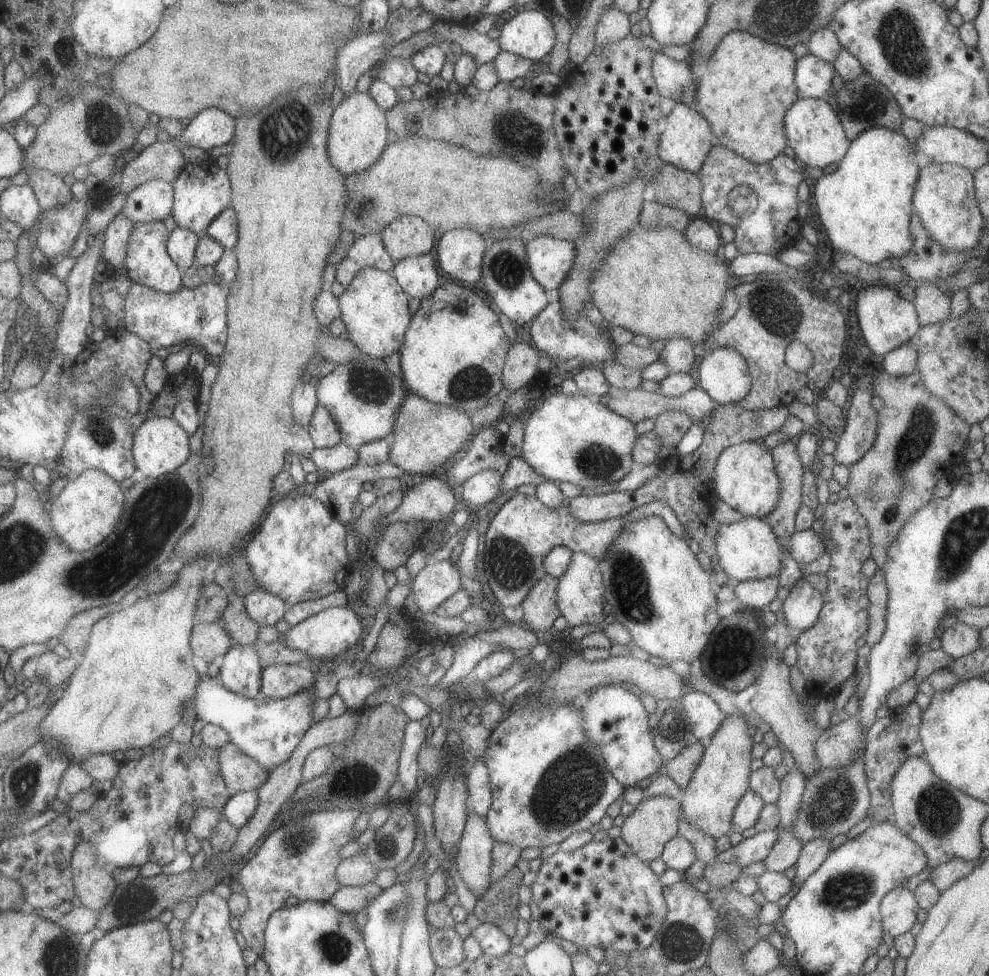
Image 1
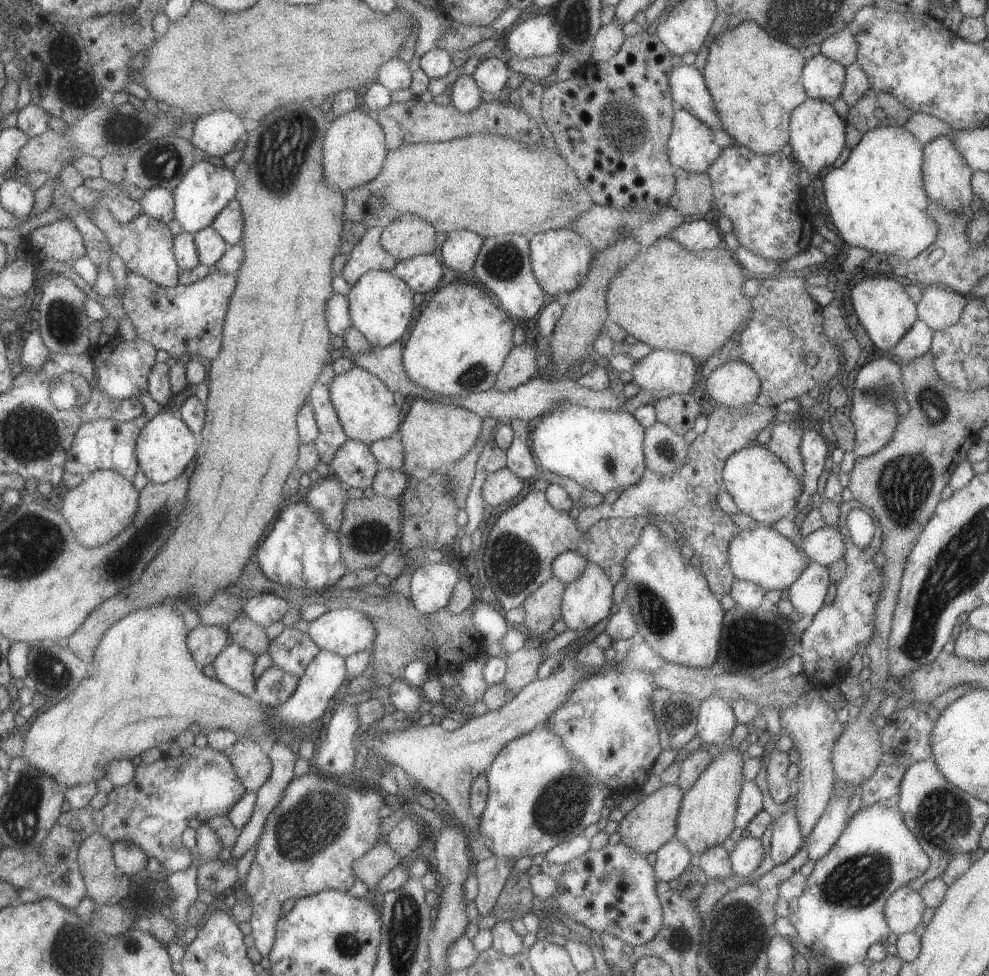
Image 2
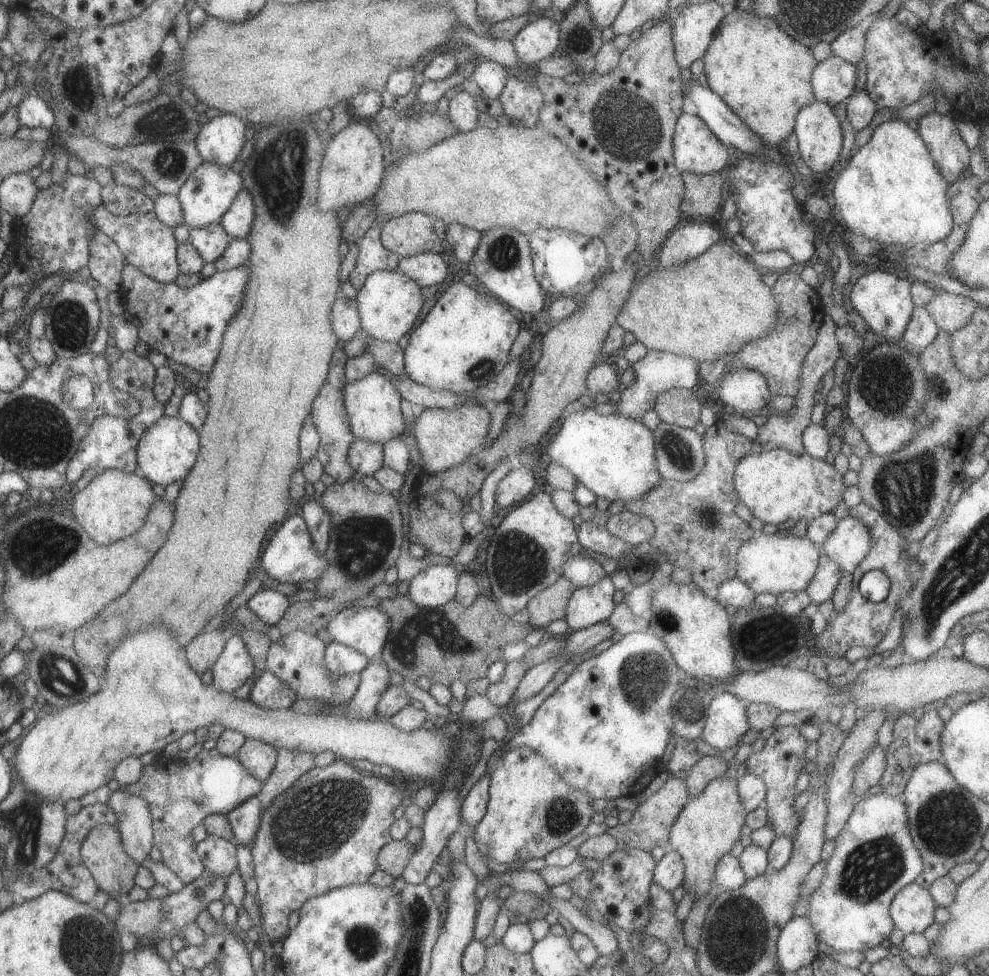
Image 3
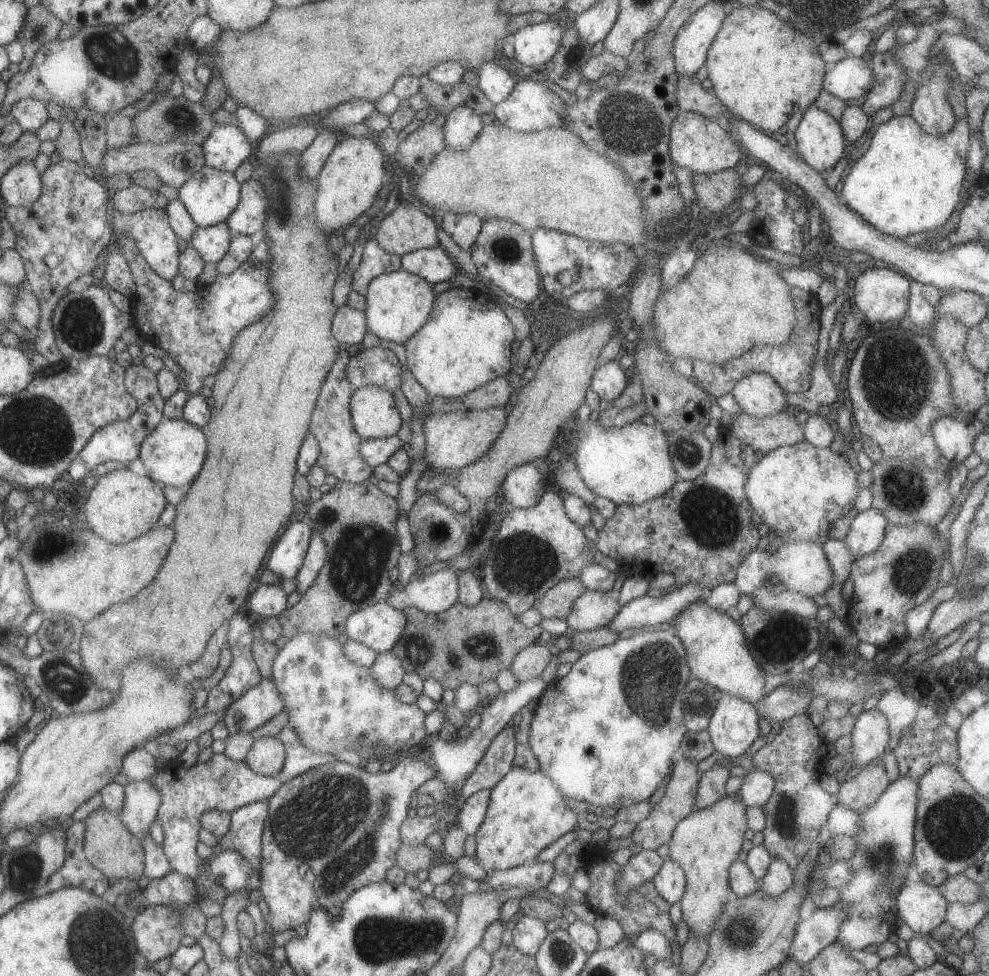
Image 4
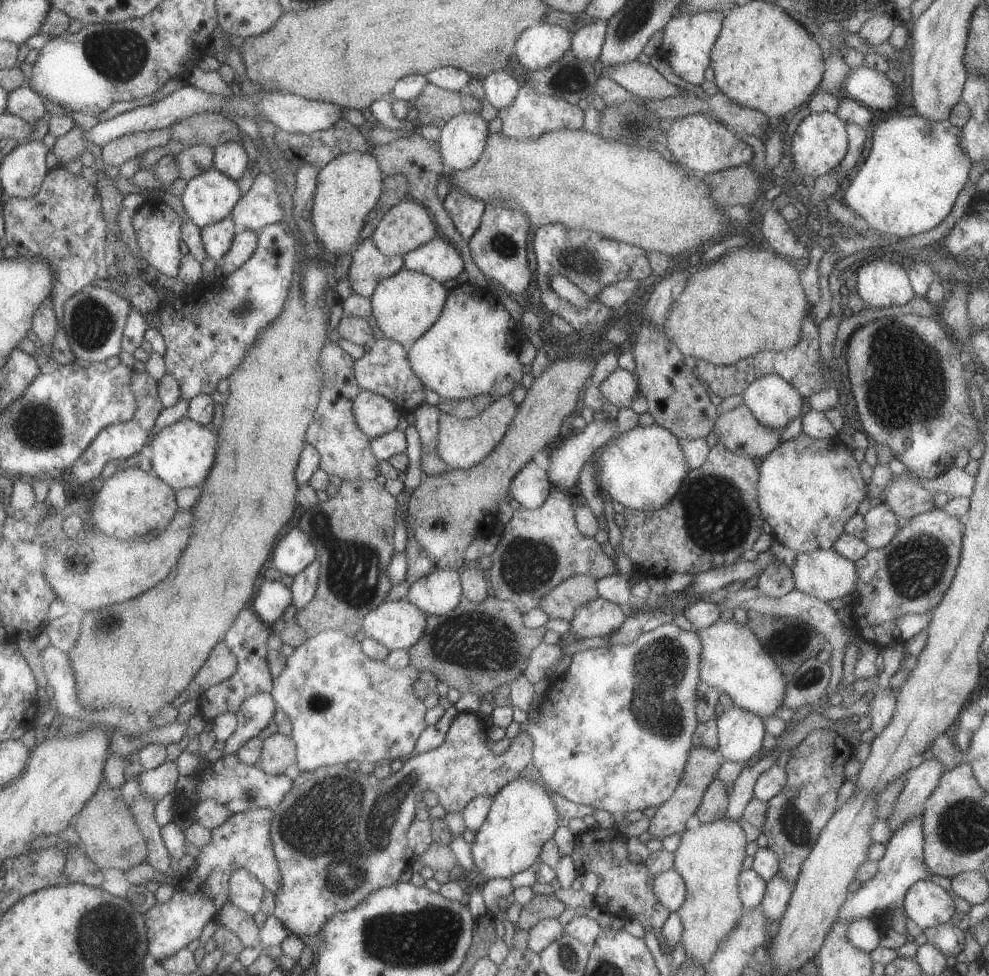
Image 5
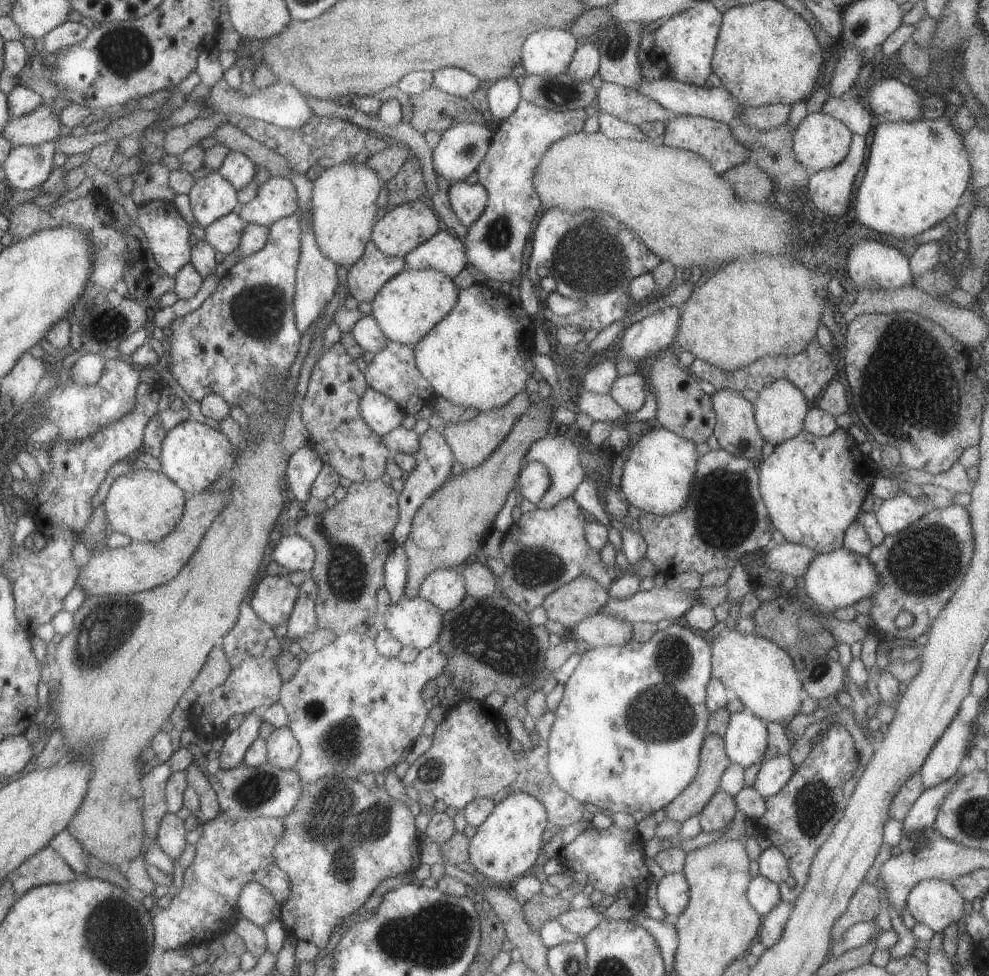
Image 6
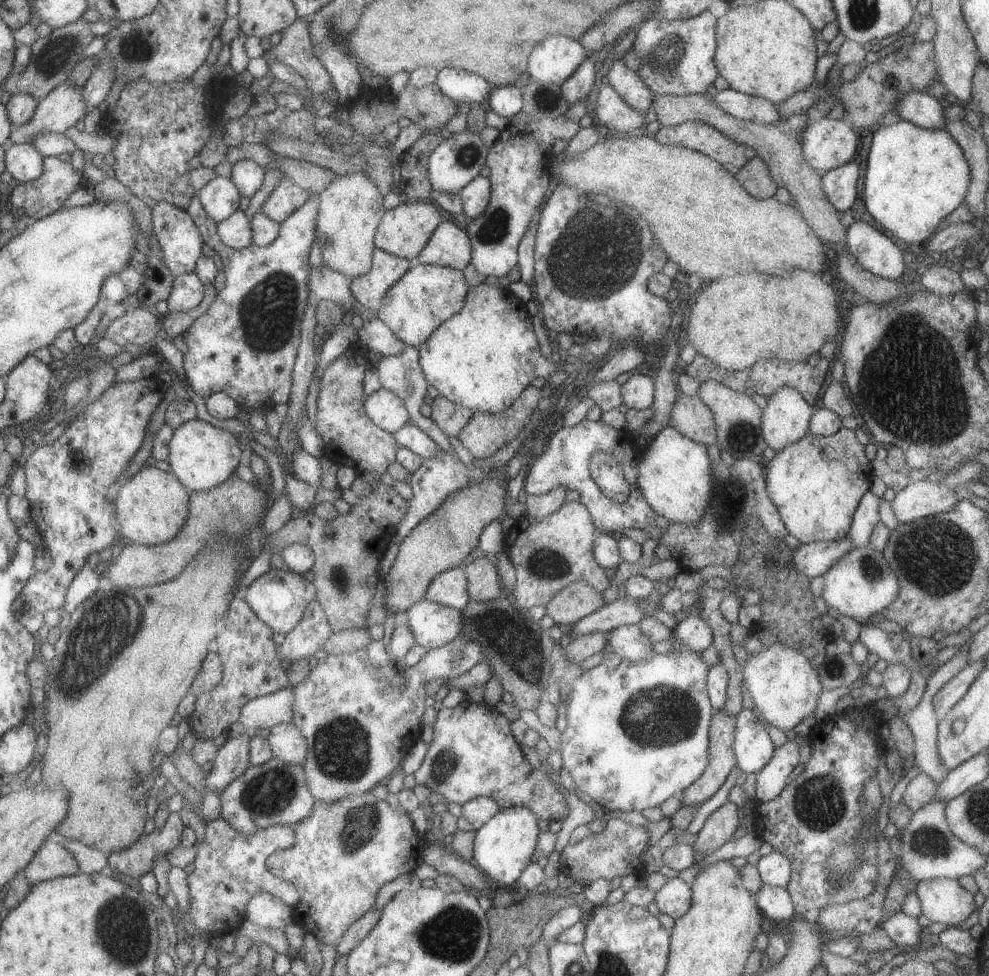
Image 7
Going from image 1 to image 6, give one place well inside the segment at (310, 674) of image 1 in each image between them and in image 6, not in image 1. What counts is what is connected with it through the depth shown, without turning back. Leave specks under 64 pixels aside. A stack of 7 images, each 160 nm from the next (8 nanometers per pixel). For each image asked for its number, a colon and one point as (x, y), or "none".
2: (274, 686)
3: (268, 692)
4: (260, 703)
5: (255, 712)
6: (231, 754)

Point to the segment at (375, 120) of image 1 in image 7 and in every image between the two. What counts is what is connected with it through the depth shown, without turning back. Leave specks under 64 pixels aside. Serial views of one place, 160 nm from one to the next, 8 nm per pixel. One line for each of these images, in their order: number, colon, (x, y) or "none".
2: (354, 149)
3: (351, 170)
4: (349, 180)
5: (348, 187)
6: (343, 198)
7: (350, 208)

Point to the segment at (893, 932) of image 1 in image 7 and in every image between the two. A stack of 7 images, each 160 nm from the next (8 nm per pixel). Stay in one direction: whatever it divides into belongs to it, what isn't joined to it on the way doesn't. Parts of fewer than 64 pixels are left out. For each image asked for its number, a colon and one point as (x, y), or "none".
2: (904, 909)
3: (912, 909)
4: (921, 906)
5: (927, 904)
6: (935, 903)
7: (943, 900)

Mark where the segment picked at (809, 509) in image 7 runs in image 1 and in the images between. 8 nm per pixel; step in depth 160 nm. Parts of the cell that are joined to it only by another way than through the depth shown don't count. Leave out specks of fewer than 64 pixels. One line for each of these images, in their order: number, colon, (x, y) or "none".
1: (744, 475)
2: (760, 484)
3: (775, 485)
4: (798, 490)
5: (807, 489)
6: (812, 487)

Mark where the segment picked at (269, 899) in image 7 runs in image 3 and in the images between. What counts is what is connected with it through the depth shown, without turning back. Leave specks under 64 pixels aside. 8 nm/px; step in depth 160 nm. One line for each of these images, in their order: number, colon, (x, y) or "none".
3: (218, 855)
4: (231, 870)
5: (244, 890)
6: (255, 903)

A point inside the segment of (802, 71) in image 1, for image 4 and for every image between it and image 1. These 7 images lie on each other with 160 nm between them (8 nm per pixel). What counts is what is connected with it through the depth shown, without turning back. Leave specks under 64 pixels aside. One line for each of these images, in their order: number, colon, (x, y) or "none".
2: (822, 78)
3: (832, 81)
4: (848, 79)

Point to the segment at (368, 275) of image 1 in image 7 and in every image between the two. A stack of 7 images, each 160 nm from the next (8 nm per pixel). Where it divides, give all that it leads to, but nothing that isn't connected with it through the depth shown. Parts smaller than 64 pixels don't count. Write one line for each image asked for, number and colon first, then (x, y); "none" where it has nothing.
2: (380, 304)
3: (388, 302)
4: (398, 303)
5: (405, 304)
6: (405, 308)
7: (426, 295)

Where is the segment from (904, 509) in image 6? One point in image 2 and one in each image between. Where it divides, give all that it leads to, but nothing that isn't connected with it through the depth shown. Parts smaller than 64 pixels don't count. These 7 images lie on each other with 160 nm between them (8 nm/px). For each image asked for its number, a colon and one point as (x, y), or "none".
2: (826, 545)
3: (849, 543)
4: (866, 531)
5: (880, 522)

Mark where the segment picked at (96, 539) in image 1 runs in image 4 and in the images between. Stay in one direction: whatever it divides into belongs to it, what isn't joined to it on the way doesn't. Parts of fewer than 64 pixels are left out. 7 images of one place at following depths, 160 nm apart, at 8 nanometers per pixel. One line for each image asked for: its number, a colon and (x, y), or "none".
2: (103, 504)
3: (112, 506)
4: (122, 505)

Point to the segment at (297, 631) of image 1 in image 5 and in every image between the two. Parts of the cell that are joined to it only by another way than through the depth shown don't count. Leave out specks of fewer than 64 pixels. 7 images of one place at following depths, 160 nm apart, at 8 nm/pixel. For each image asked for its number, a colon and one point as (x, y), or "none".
2: (345, 632)
3: (365, 629)
4: (379, 626)
5: (399, 624)

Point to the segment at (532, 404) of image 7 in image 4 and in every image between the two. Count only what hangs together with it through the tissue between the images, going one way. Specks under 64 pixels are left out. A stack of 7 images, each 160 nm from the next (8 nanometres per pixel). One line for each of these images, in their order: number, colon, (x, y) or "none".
4: (455, 439)
5: (462, 443)
6: (471, 442)

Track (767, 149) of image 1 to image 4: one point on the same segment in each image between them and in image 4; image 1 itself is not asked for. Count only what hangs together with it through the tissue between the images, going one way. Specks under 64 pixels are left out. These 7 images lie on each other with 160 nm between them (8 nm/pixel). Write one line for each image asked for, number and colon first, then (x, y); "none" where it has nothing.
2: (754, 80)
3: (763, 75)
4: (763, 69)

